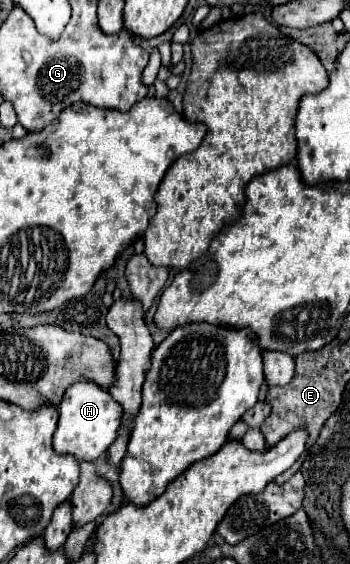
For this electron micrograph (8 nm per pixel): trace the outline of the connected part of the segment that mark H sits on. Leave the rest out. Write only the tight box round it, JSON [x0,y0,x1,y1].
[54,382,120,462]

